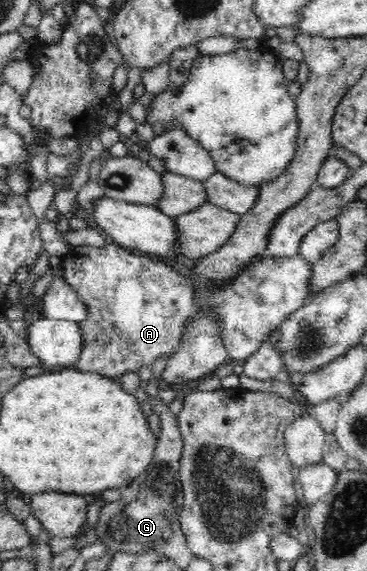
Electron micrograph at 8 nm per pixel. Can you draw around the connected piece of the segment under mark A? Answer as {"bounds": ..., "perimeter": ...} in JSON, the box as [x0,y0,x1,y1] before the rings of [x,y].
{"bounds":[57,242,312,378],"perimeter":[[[109,242],[102,248],[94,246],[72,247],[63,259],[57,260],[63,279],[78,293],[88,309],[87,317],[79,322],[83,332],[83,347],[72,368],[80,372],[92,372],[117,378],[126,372],[138,372],[144,366],[151,367],[159,356],[167,358],[174,353],[186,322],[196,312],[211,312],[219,318],[221,337],[231,362],[244,361],[261,345],[261,342],[276,328],[306,305],[309,292],[309,278],[312,276],[311,263],[299,254],[293,257],[272,258],[258,255],[253,258],[233,279],[216,285],[206,281],[201,287],[194,285],[192,276],[186,277],[164,260],[156,260],[148,254],[124,250],[118,244]]]}

